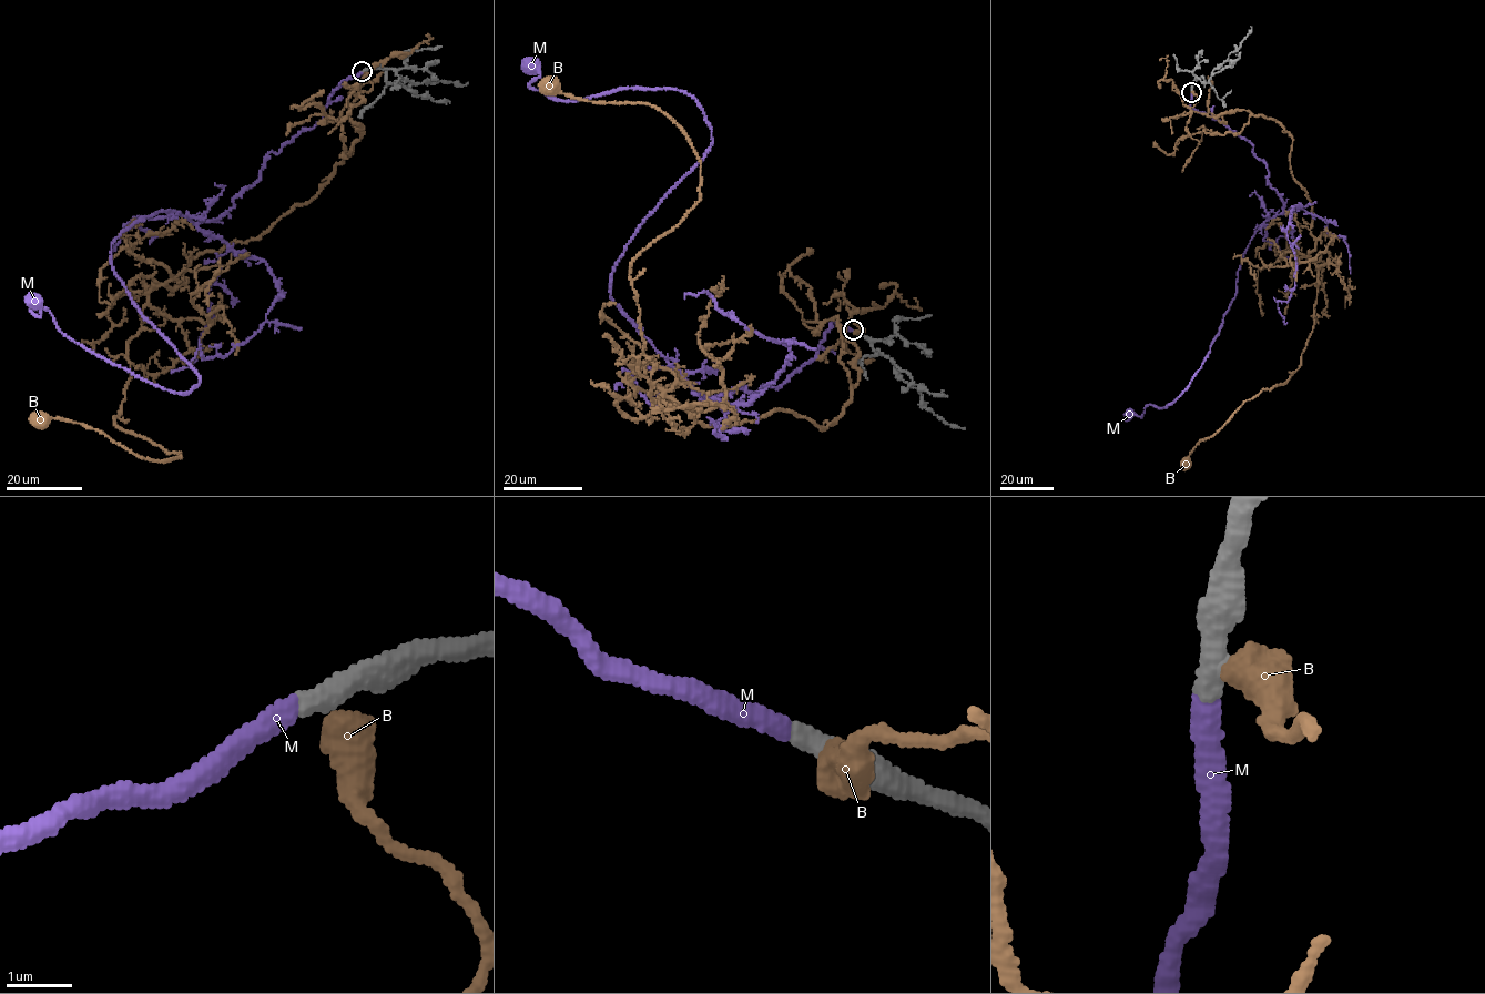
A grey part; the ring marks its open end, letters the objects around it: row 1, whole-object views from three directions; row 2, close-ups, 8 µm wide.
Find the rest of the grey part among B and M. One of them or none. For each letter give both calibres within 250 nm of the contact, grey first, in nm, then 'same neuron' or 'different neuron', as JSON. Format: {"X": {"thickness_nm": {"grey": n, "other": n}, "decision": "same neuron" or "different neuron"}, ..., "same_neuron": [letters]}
{"B": {"thickness_nm": {"grey": 440, "other": 550}, "decision": "different neuron"}, "M": {"thickness_nm": {"grey": 360, "other": 320}, "decision": "same neuron"}, "same_neuron": ["M"]}

